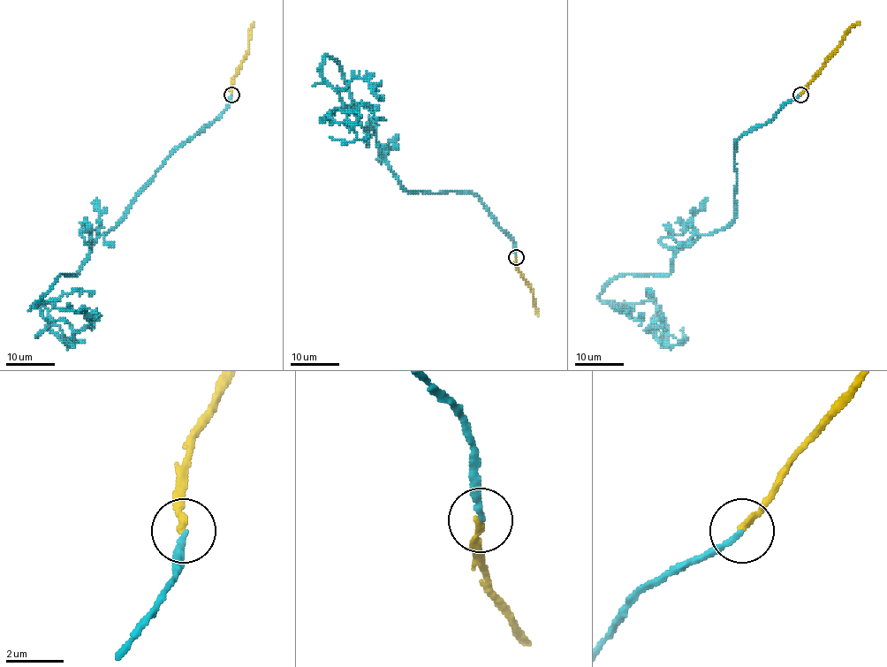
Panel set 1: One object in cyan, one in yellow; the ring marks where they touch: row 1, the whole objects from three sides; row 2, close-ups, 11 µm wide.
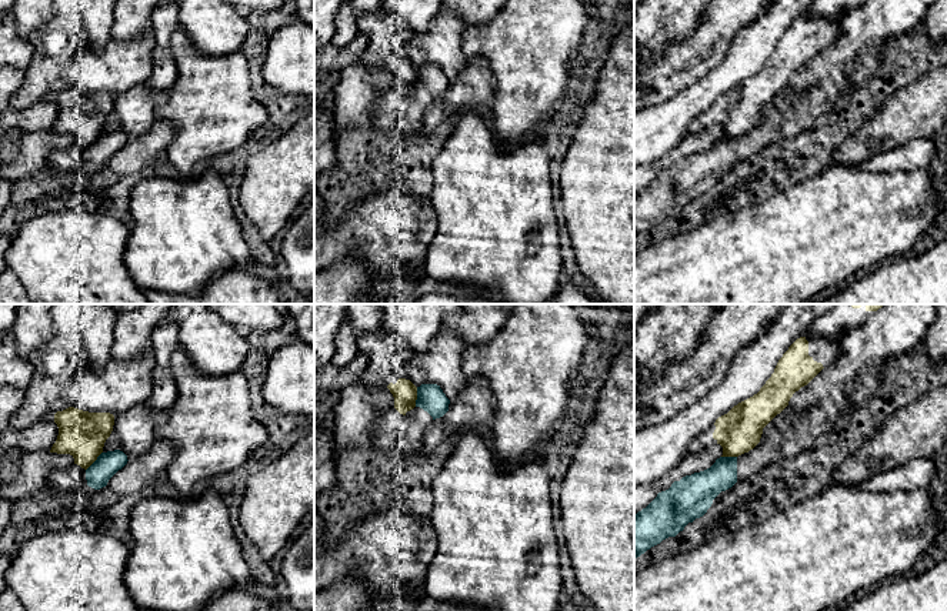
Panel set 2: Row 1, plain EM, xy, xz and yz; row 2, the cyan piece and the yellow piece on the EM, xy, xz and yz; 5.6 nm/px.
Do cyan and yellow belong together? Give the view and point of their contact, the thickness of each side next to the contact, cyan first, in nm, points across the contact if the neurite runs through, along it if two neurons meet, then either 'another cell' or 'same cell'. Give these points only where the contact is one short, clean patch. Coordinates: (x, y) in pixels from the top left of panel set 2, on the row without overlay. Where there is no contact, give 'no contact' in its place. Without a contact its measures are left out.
meets cyan in xz at (417, 77); 160 nm thick on the cyan side, 140 nm on the other; another cell

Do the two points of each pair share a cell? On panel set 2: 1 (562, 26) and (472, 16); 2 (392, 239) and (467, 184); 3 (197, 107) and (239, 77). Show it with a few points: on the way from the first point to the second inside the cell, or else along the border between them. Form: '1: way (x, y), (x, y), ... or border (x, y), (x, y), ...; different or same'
1: border (497, 14), (486, 24); different
2: border (429, 199), (436, 217), (436, 234), (432, 241); different
3: way (207, 100), (229, 79); same

